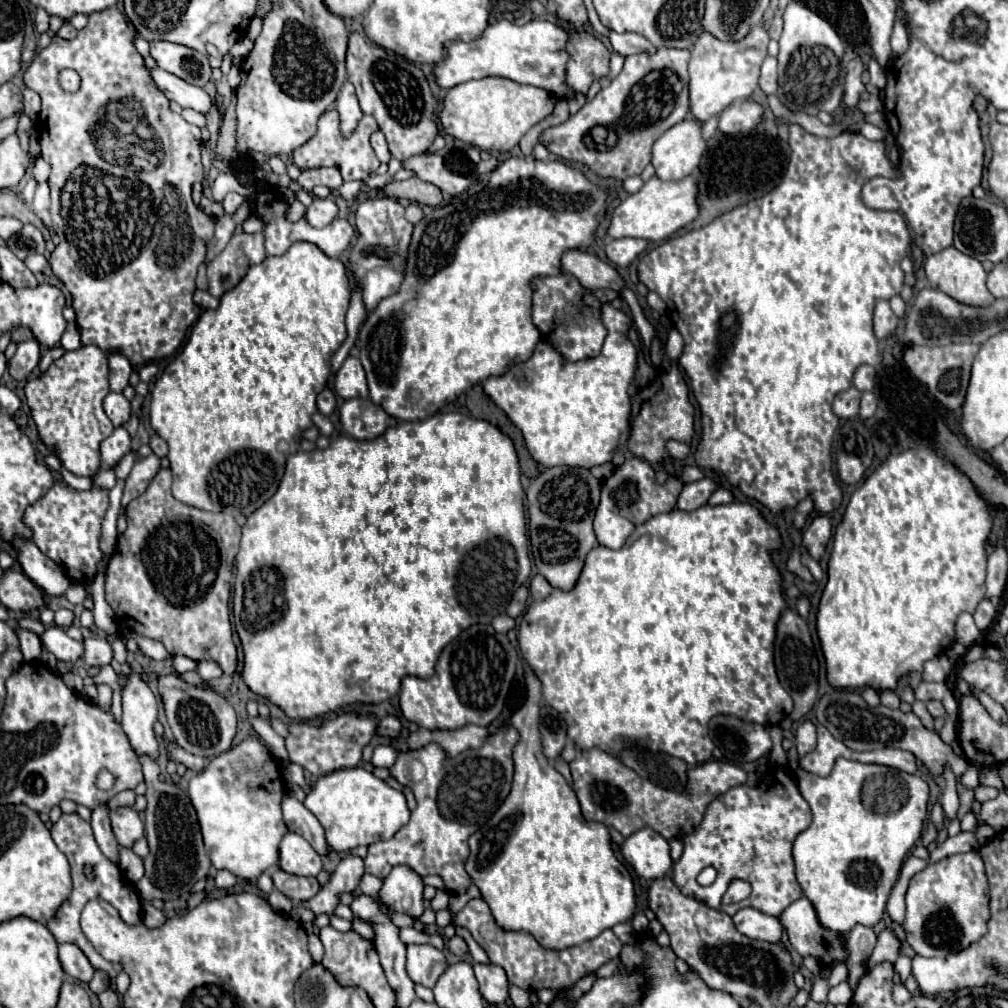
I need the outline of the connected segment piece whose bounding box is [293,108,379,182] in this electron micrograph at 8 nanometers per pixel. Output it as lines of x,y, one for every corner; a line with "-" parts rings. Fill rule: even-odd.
331,108
319,118
317,134
307,144
303,144
301,148
297,148
293,152
293,164
299,166
301,170
321,168
321,166
335,166
335,168
339,168
345,182
349,182
349,180
367,180
379,168
379,158
373,154
373,148
371,148
371,142
369,142
369,136
377,130
379,130
379,126
377,126
375,118
365,114
359,120
355,132
351,136
343,136
341,130
339,130
339,112
335,108

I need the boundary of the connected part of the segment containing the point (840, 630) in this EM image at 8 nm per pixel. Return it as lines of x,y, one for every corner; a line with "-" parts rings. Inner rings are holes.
905,450
897,456
889,456
865,482
857,488
847,504
845,516
835,530
833,550
829,558
829,578
819,602
817,610
817,636
821,642
821,650
825,656
827,668
827,682
835,690
857,692
863,688
873,688
877,692
895,690
901,676
909,672
923,672
923,664
929,658
937,656
937,650
947,650
955,642
955,620
961,612
973,612
977,604
983,600
983,584
985,584
985,570
987,570
987,554
985,554
985,540
991,532
991,514
987,502
973,490
971,482
951,464
945,464
935,452
923,450

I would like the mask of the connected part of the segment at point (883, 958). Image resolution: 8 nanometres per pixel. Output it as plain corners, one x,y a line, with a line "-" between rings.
885,928
877,936
877,946
873,948
873,952
871,952
869,960
867,960
867,968
875,968
881,962
895,964
895,960
899,956
899,946
901,946
901,942
893,936
893,932
889,928

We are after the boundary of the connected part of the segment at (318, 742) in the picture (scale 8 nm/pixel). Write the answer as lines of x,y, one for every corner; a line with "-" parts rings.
339,714
333,720
325,720
321,726
311,726
307,722
291,722
287,736
289,762
303,766
313,776
323,776
341,768
353,768
361,762
363,748
371,742
377,728
375,716
357,716
357,714

